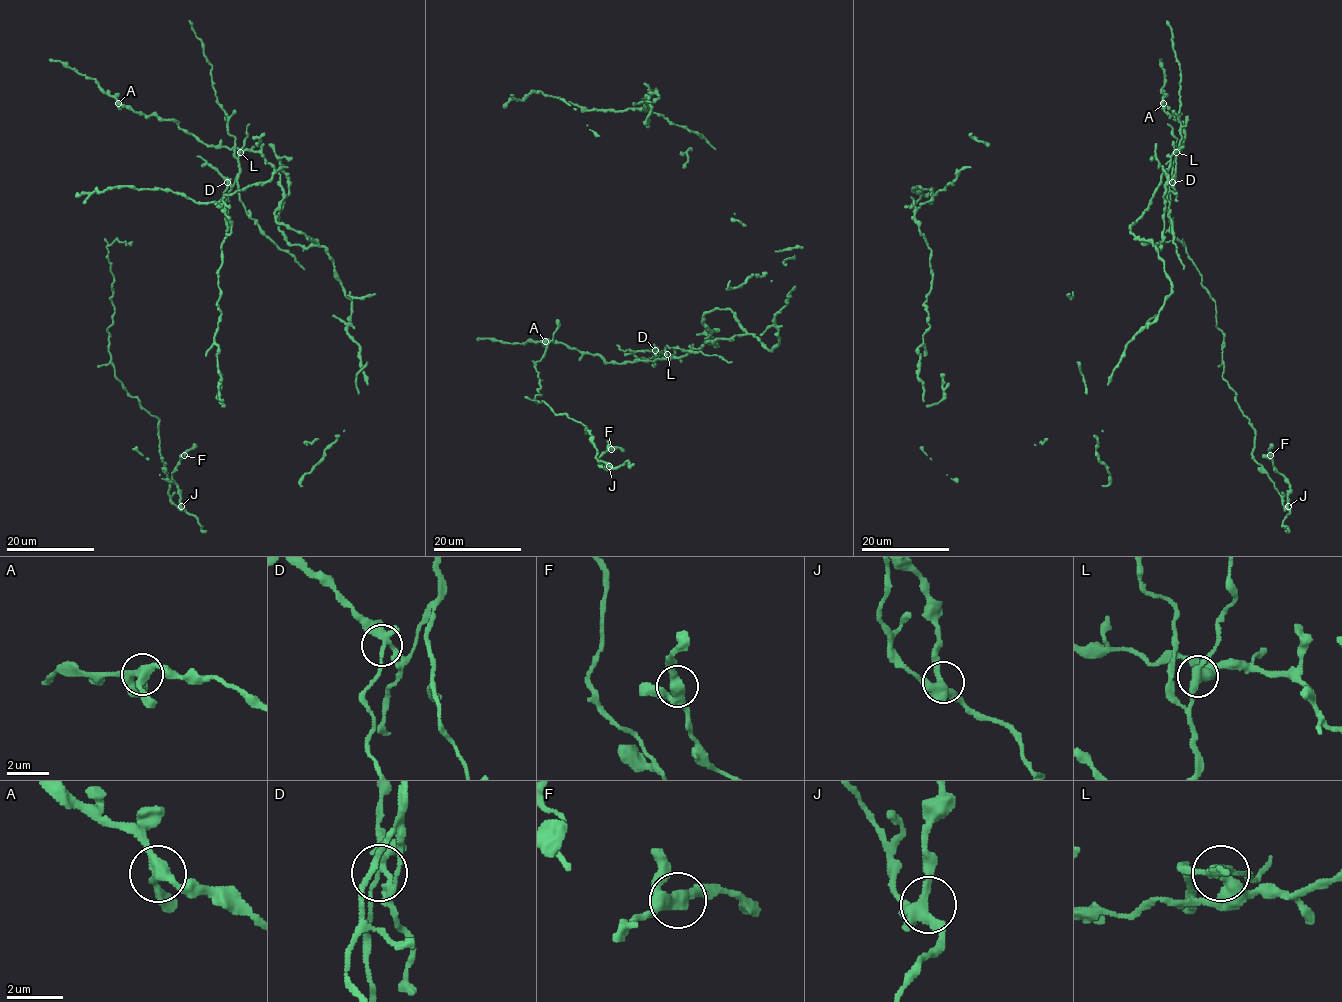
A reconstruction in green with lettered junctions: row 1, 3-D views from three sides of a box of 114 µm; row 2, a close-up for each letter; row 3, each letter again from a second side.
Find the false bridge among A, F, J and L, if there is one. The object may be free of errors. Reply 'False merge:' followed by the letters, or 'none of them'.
False merge: L

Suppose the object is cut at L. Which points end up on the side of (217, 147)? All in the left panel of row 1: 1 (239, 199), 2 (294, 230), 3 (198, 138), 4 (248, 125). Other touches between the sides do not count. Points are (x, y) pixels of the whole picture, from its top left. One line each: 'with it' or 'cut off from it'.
1: cut off from it
2: with it
3: with it
4: cut off from it

